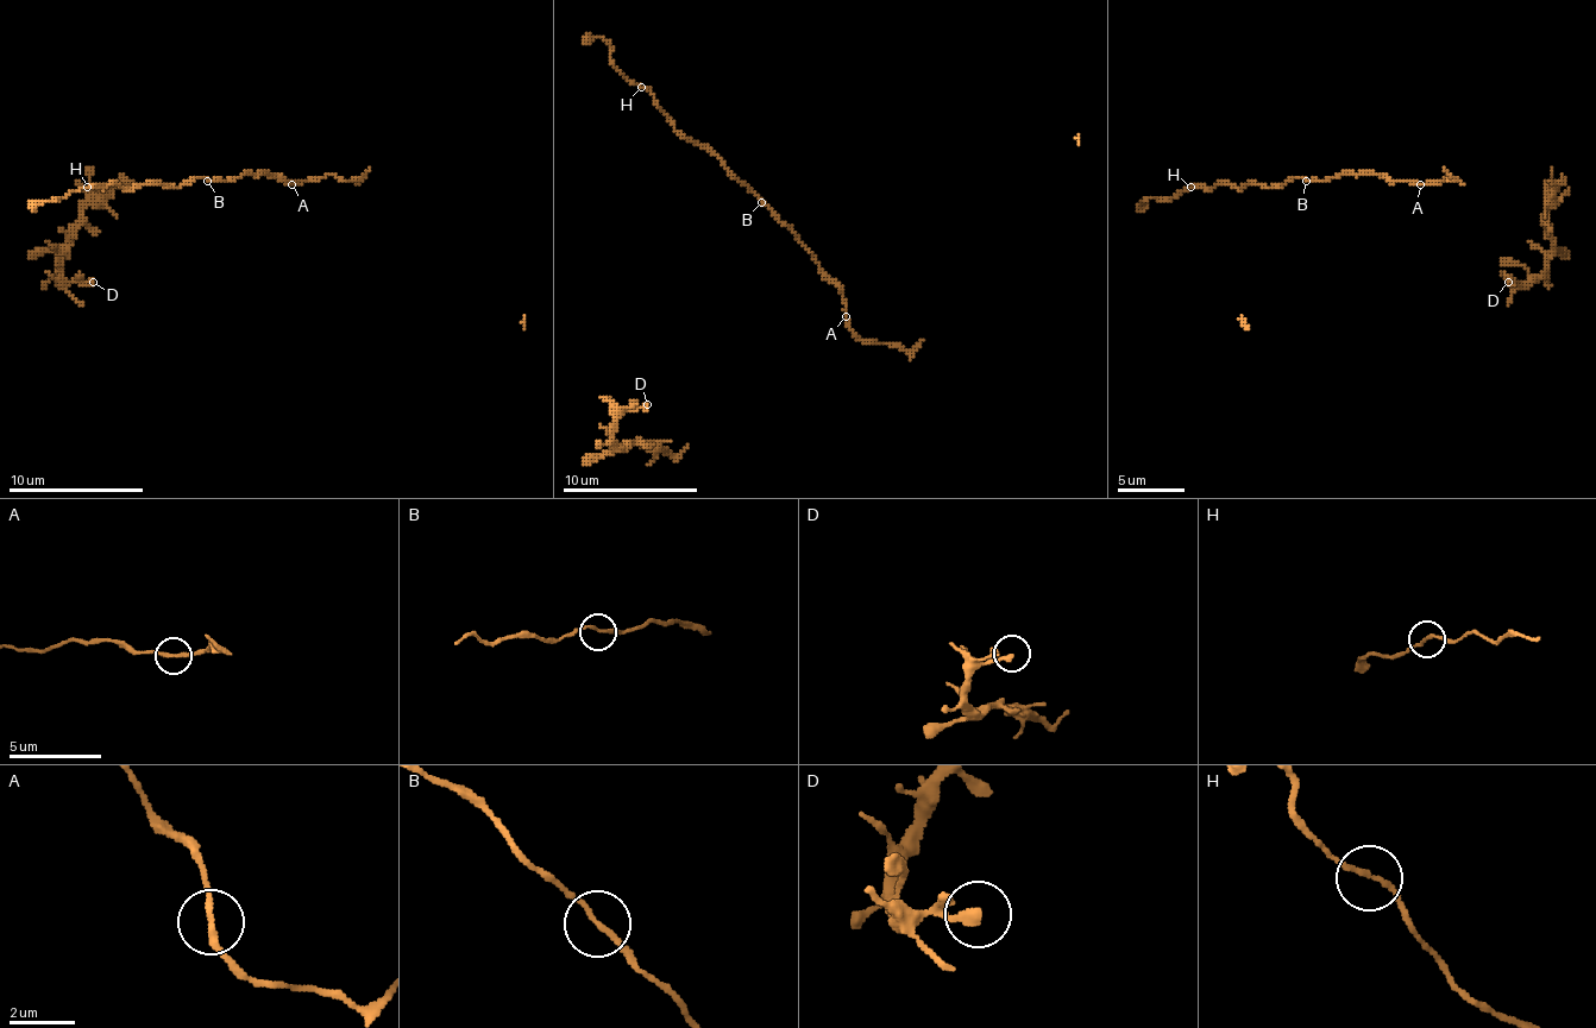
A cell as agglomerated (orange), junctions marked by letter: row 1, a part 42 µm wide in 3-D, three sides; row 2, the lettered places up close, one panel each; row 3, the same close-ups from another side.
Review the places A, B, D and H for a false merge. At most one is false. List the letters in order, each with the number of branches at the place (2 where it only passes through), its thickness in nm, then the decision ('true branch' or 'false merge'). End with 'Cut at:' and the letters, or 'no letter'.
A: 2 | 200 nm | true branch
B: 2 | 140 nm | true branch
D: 1 | 320 nm | true branch
H: 2 | 150 nm | true branch
Cut at: no letter

